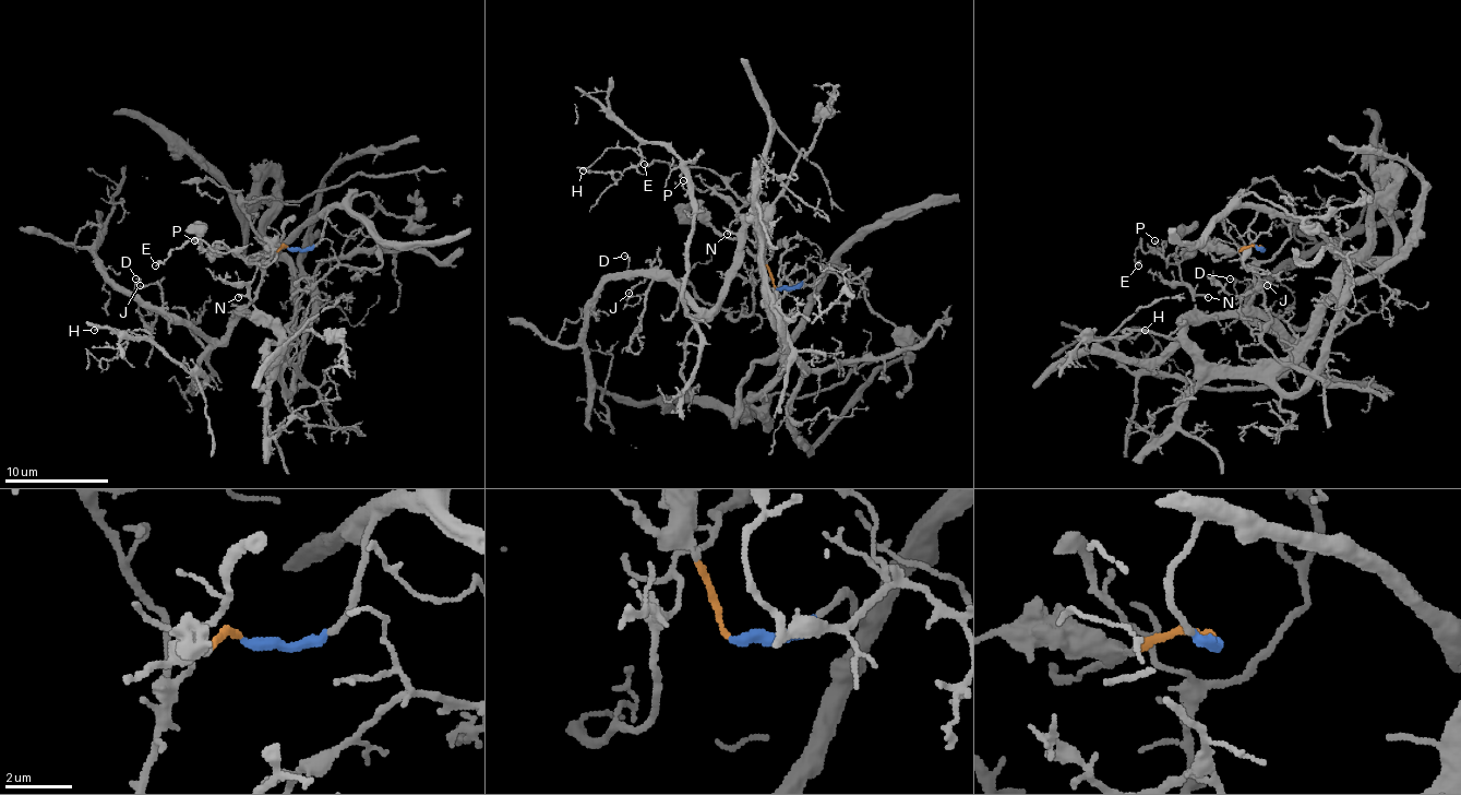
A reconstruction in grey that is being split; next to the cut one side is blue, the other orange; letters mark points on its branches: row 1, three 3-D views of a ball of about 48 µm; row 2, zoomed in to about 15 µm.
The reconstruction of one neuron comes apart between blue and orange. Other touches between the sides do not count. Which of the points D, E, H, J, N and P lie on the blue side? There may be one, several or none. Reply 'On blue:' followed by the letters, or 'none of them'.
On blue: D, H, J

